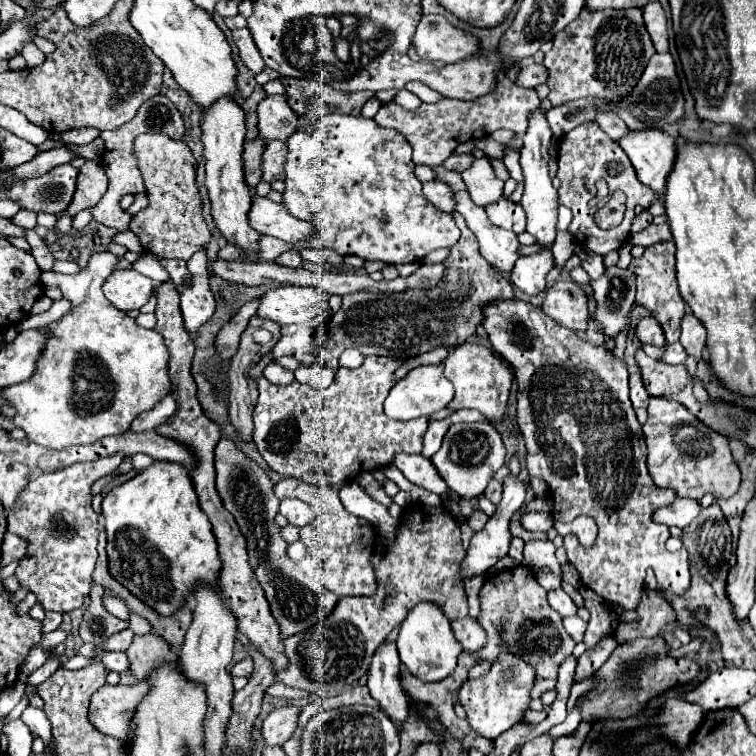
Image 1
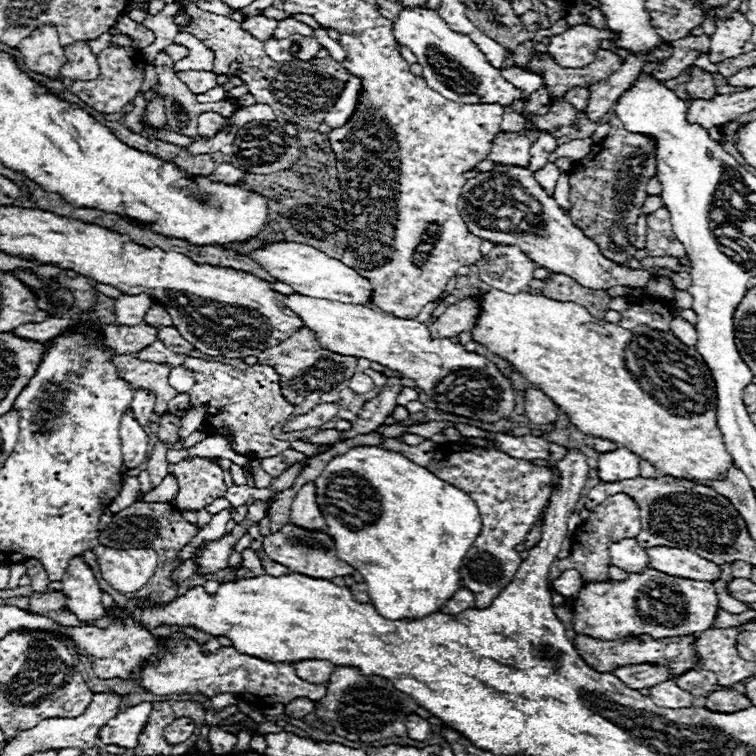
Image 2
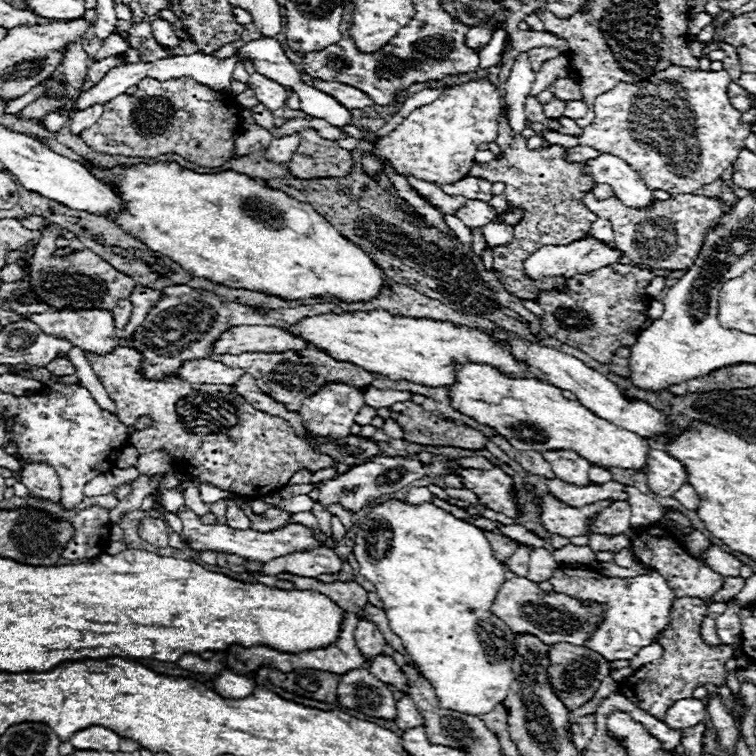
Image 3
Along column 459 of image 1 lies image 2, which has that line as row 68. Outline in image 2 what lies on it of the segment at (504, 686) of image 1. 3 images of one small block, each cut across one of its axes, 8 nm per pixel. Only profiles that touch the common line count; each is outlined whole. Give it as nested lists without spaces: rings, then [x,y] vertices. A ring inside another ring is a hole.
[[[692,66],[692,72],[690,72],[690,82],[686,84],[686,90],[692,98],[704,98],[704,100],[712,100],[716,96],[716,86],[714,86],[714,80],[710,76],[710,72],[702,70],[702,68],[696,68]]]

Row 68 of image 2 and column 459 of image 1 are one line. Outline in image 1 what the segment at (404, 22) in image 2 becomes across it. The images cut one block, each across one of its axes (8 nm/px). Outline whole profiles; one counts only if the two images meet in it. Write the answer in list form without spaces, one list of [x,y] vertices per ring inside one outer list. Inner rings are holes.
[[[476,422],[476,424],[452,424],[448,434],[444,436],[442,448],[430,460],[456,496],[460,496],[462,500],[472,500],[486,490],[494,472],[504,466],[504,456],[506,450],[498,430],[488,422]]]

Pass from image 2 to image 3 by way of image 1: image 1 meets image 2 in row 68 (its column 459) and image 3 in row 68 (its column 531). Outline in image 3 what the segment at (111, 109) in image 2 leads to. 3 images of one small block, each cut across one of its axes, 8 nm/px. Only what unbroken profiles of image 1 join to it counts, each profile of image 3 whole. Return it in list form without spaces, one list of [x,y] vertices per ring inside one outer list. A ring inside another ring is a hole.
[[[118,54],[108,56],[108,58],[102,58],[102,60],[98,60],[98,62],[92,62],[92,64],[90,64],[90,70],[88,70],[88,80],[96,84],[102,76],[106,76],[108,70],[112,70],[112,68],[116,68],[116,66],[124,66],[124,64],[126,64],[126,60],[118,58]]]

